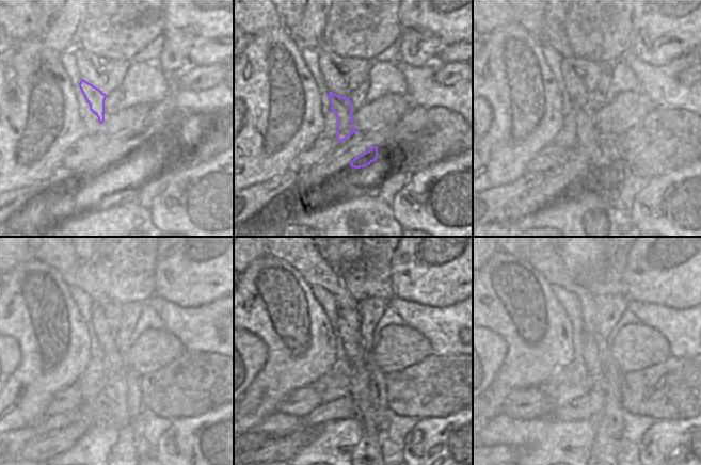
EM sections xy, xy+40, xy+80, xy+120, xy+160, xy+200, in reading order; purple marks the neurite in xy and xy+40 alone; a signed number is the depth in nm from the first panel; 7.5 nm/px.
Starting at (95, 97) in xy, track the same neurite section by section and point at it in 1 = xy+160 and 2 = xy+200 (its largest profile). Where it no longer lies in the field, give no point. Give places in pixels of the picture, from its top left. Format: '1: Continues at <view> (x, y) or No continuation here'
1: Continues at xy+160 (366, 453)
2: Continues at xy+200 (605, 448).

